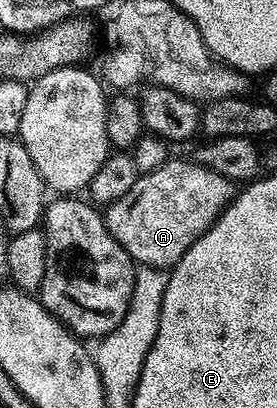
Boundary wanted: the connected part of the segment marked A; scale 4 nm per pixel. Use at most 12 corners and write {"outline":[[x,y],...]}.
{"outline":[[168,159],[107,206],[133,262],[167,270],[233,182]]}

